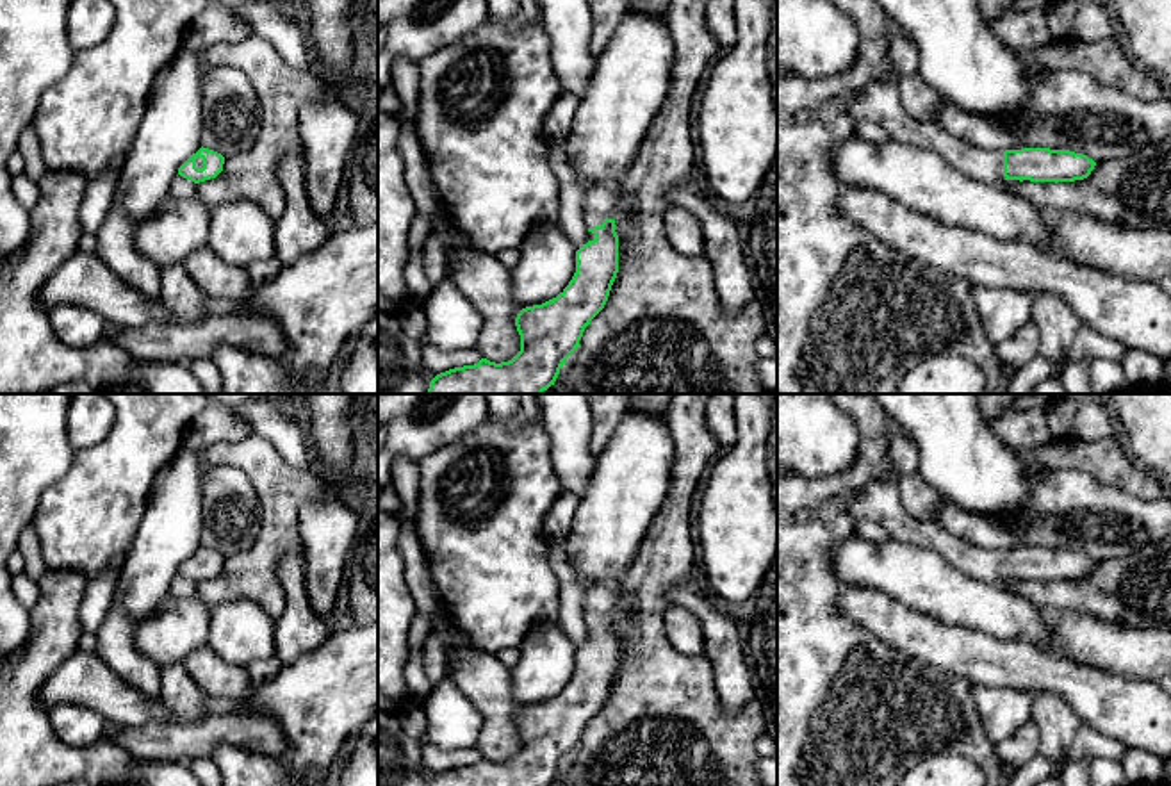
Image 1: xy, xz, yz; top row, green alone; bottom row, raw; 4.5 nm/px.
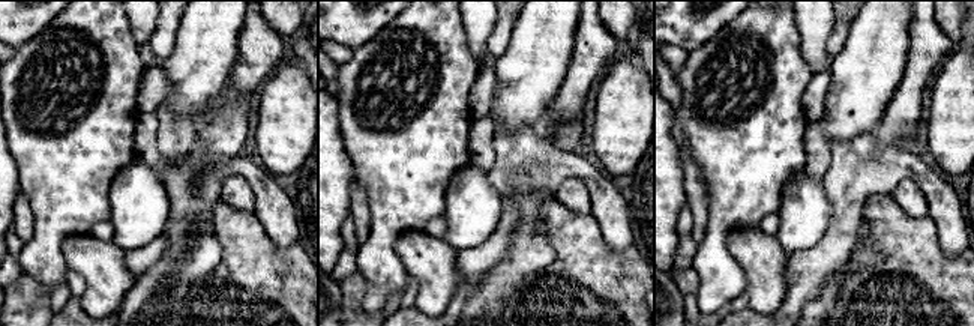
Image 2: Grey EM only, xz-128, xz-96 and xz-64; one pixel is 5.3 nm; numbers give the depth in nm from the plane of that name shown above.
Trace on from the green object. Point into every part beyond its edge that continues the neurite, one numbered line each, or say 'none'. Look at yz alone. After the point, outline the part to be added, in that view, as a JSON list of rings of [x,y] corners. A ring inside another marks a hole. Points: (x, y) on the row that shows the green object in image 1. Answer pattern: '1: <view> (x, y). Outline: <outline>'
1: yz (877, 102). Outline: [[[895,78],[866,84],[848,103],[848,114],[857,125],[870,119],[879,123],[893,141],[929,150],[943,157],[966,176],[1003,185],[1003,151],[986,150],[962,143],[932,123],[921,123],[904,112]]]

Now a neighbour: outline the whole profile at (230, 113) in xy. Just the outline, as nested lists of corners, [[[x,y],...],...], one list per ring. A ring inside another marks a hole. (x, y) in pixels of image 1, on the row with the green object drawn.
[[[210,66],[203,73],[201,146],[225,159],[250,150],[260,132],[262,107],[242,71]]]

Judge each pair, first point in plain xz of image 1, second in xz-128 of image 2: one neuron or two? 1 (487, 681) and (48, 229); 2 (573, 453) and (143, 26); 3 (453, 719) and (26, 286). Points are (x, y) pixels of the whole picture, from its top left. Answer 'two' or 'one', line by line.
1: two
2: one
3: two

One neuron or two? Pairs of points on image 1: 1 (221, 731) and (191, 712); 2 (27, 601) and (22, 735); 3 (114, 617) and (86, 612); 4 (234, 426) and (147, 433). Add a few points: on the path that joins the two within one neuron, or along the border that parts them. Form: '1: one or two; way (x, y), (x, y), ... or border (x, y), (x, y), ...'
1: two; border (205, 717), (195, 722), (179, 722)
2: two; border (38, 581), (40, 594), (29, 610)
3: two; border (111, 605), (102, 626), (95, 633)
4: two; border (202, 412), (188, 428), (182, 446)

